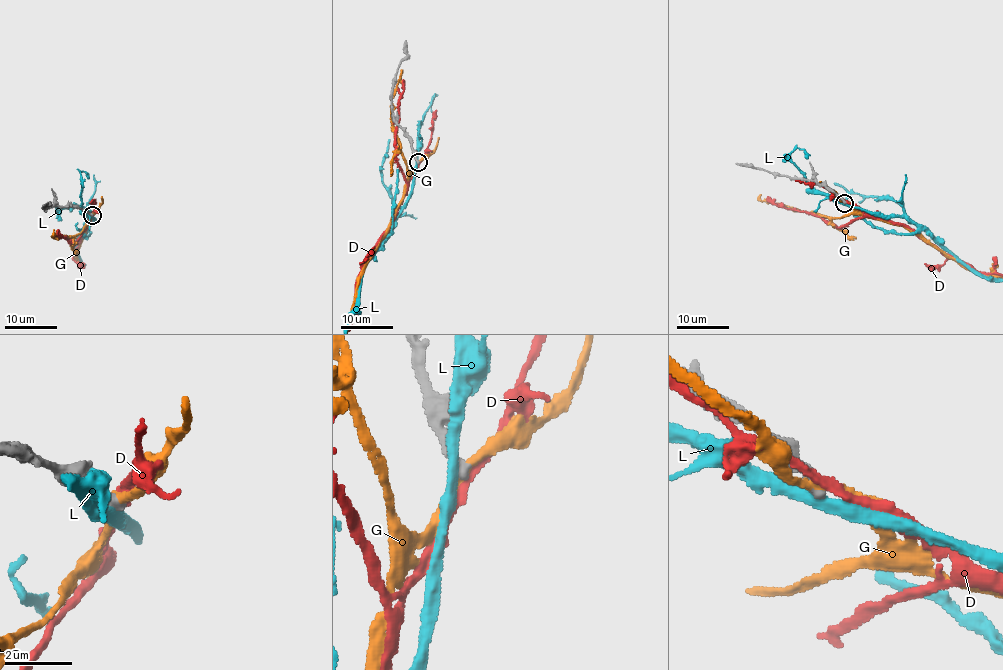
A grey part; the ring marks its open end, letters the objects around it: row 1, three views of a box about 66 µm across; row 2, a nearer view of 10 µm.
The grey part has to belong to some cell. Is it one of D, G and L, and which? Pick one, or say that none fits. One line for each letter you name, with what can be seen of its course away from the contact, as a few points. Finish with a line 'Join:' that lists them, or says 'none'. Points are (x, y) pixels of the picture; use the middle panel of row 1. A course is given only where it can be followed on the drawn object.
Join: none

